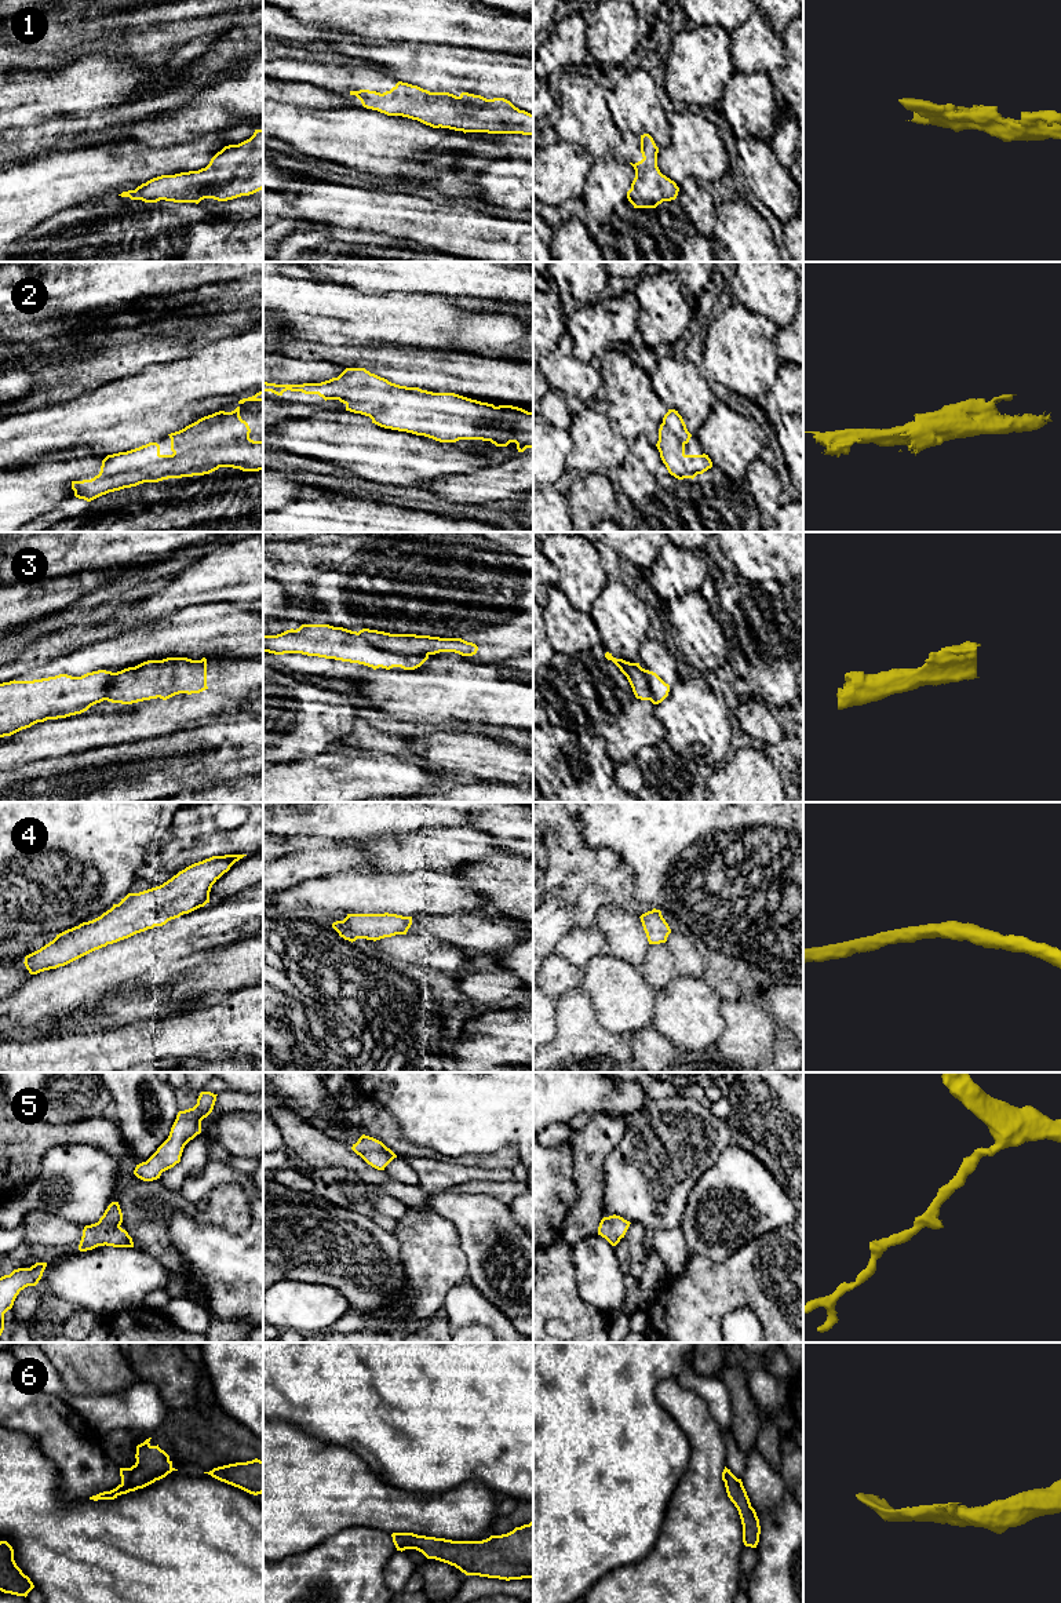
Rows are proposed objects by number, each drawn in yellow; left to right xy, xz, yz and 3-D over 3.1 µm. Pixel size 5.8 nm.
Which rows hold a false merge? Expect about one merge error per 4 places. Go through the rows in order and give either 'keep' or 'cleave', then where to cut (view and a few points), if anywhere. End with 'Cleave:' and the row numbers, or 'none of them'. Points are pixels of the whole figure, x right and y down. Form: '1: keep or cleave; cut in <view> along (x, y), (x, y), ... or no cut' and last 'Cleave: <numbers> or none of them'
1: keep; no cut
2: keep; no cut
3: cleave; cut in xz along (358, 631), (382, 649), (397, 654), (427, 655)
4: keep; no cut
5: keep; no cut
6: keep; no cut
Cleave: 3

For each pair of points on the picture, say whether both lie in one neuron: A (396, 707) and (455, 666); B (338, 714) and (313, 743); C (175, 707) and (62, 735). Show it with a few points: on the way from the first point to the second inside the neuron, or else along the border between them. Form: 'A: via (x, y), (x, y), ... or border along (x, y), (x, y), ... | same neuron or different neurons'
A: via (411, 695), (420, 695), (440, 676) | same neuron
B: via (335, 721), (320, 736) | same neuron
C: via (148, 707), (137, 717), (116, 720), (90, 729) | same neuron

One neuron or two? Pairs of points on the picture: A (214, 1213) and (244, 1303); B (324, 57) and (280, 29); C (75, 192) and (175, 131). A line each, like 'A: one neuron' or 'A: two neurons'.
A: two neurons
B: one neuron
C: two neurons

